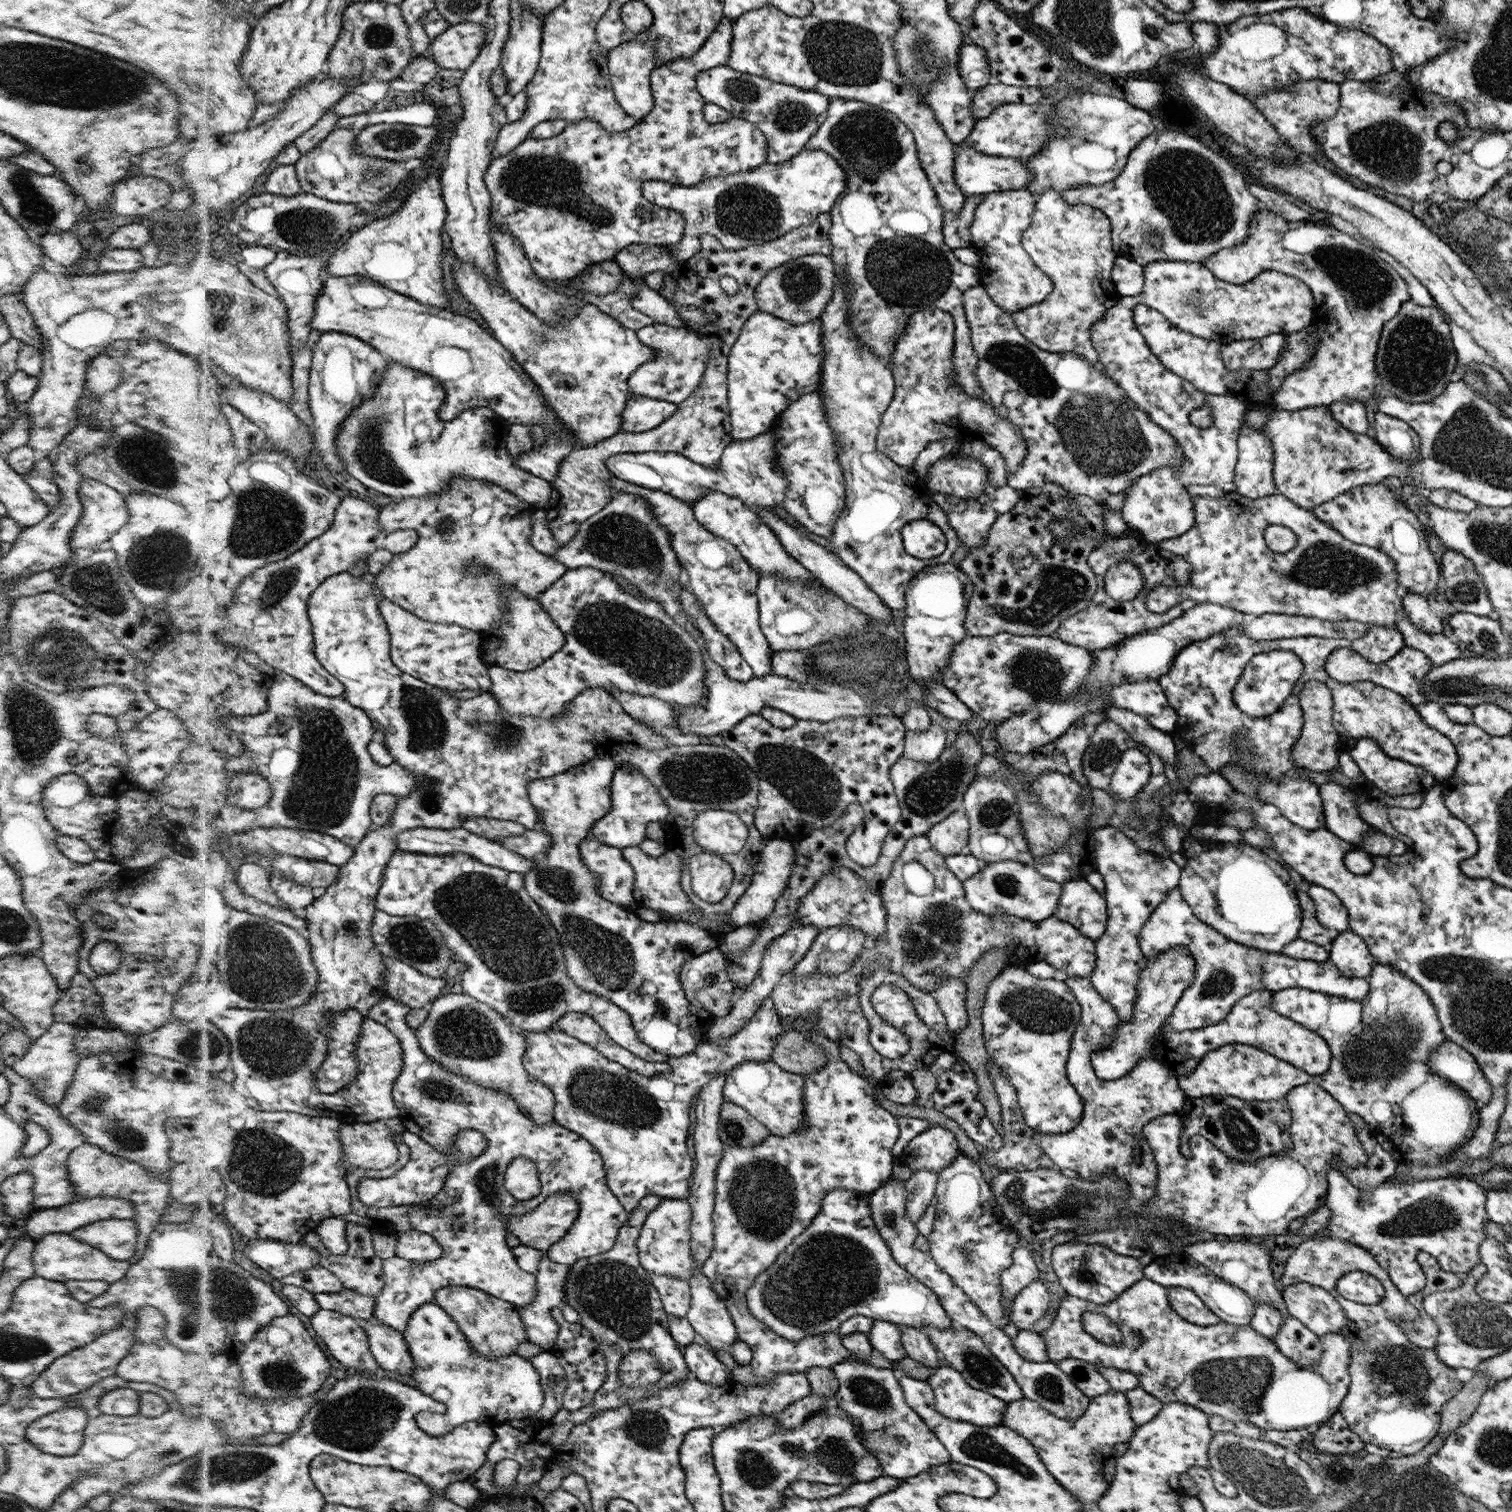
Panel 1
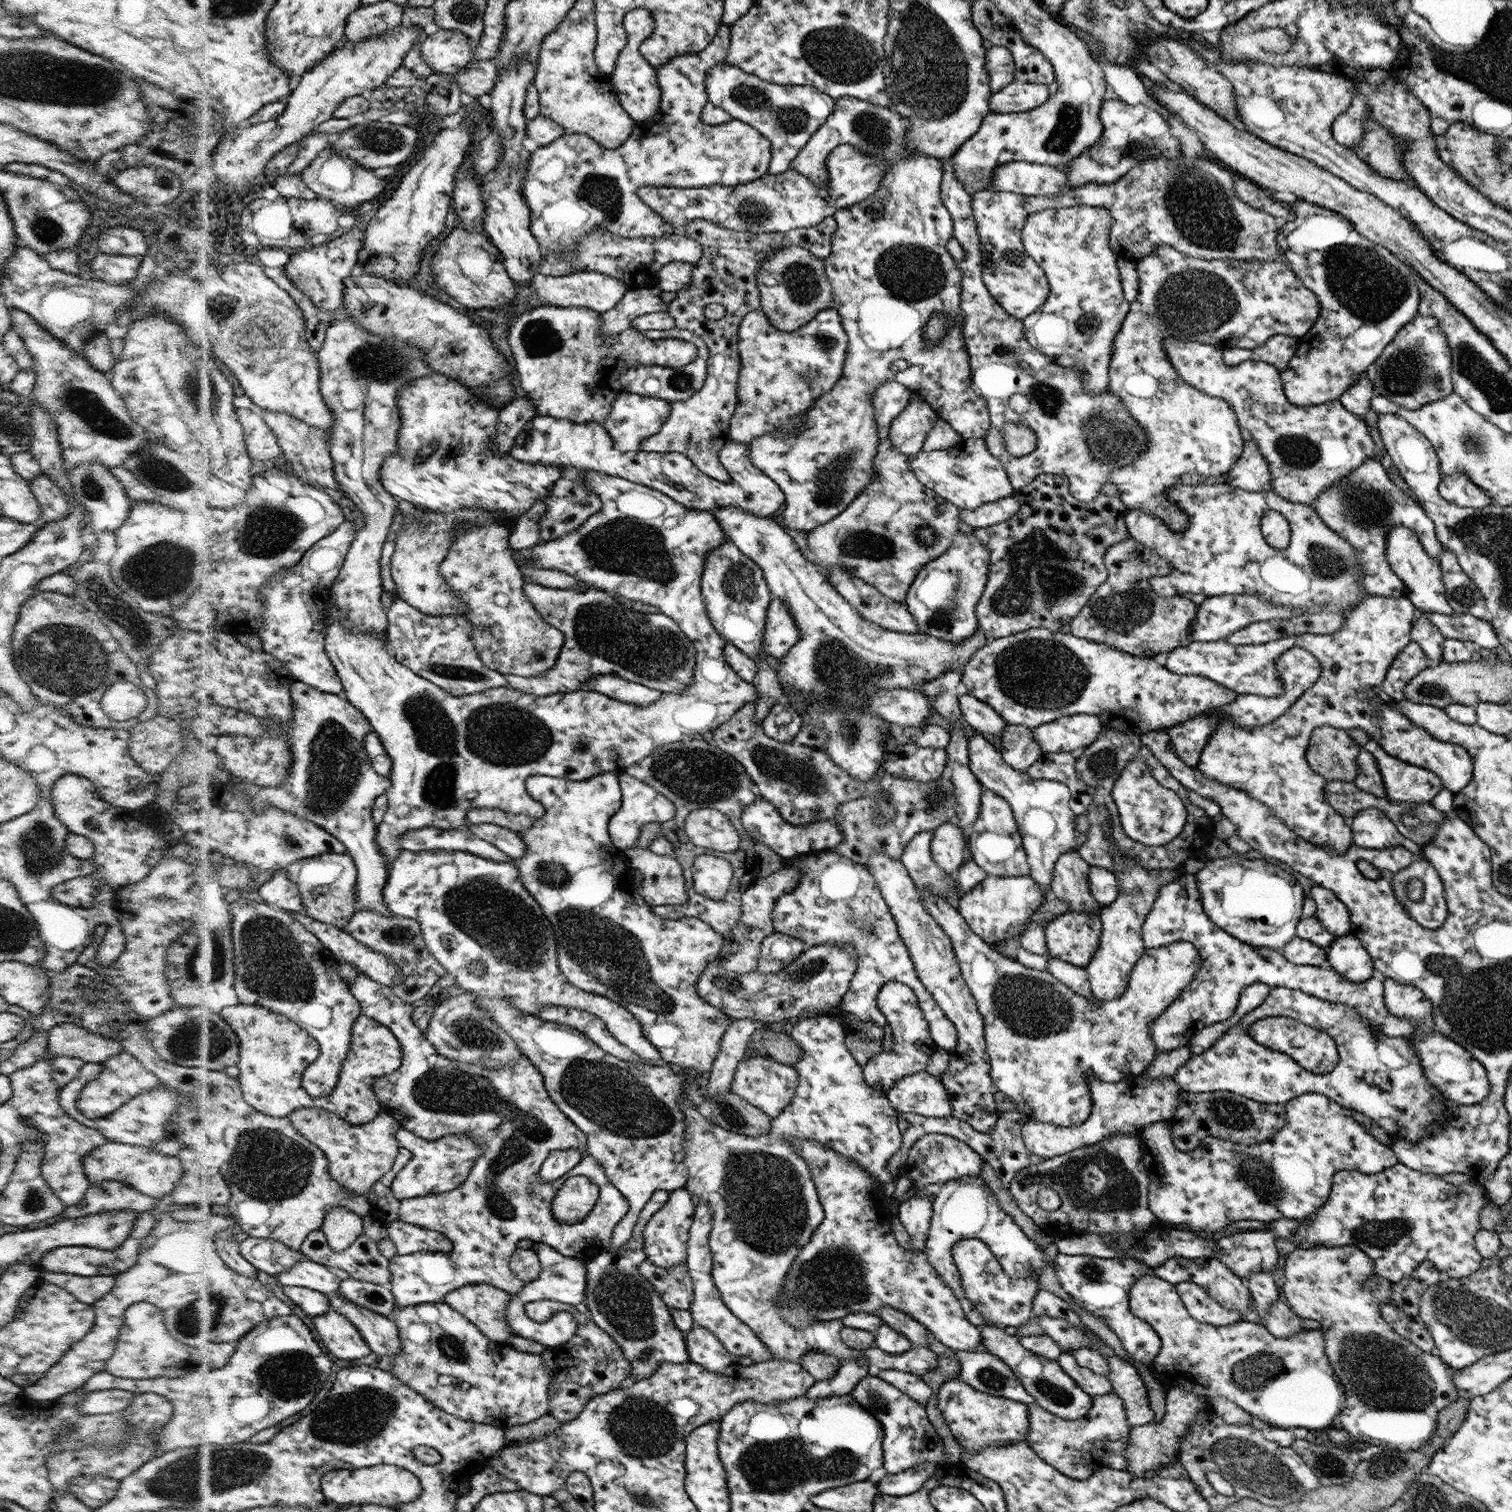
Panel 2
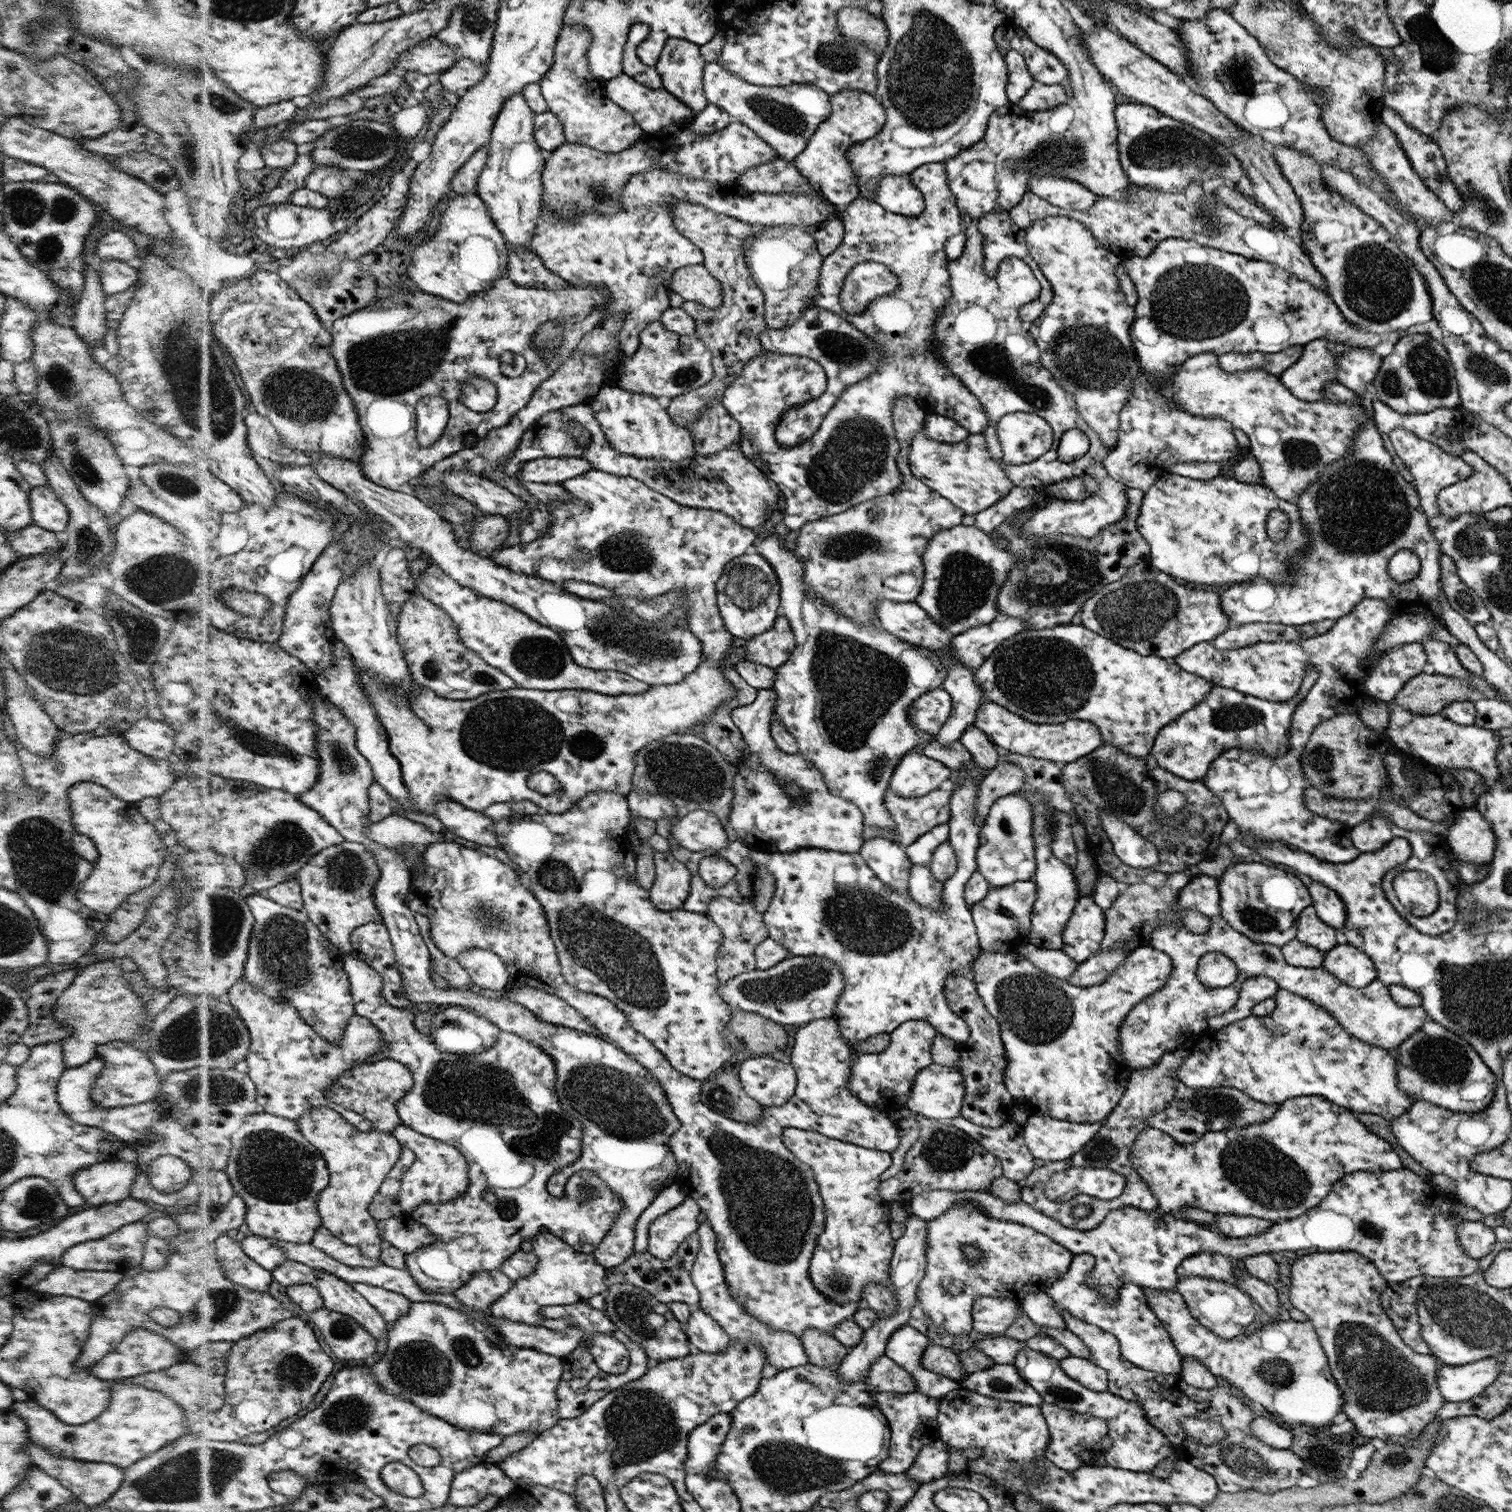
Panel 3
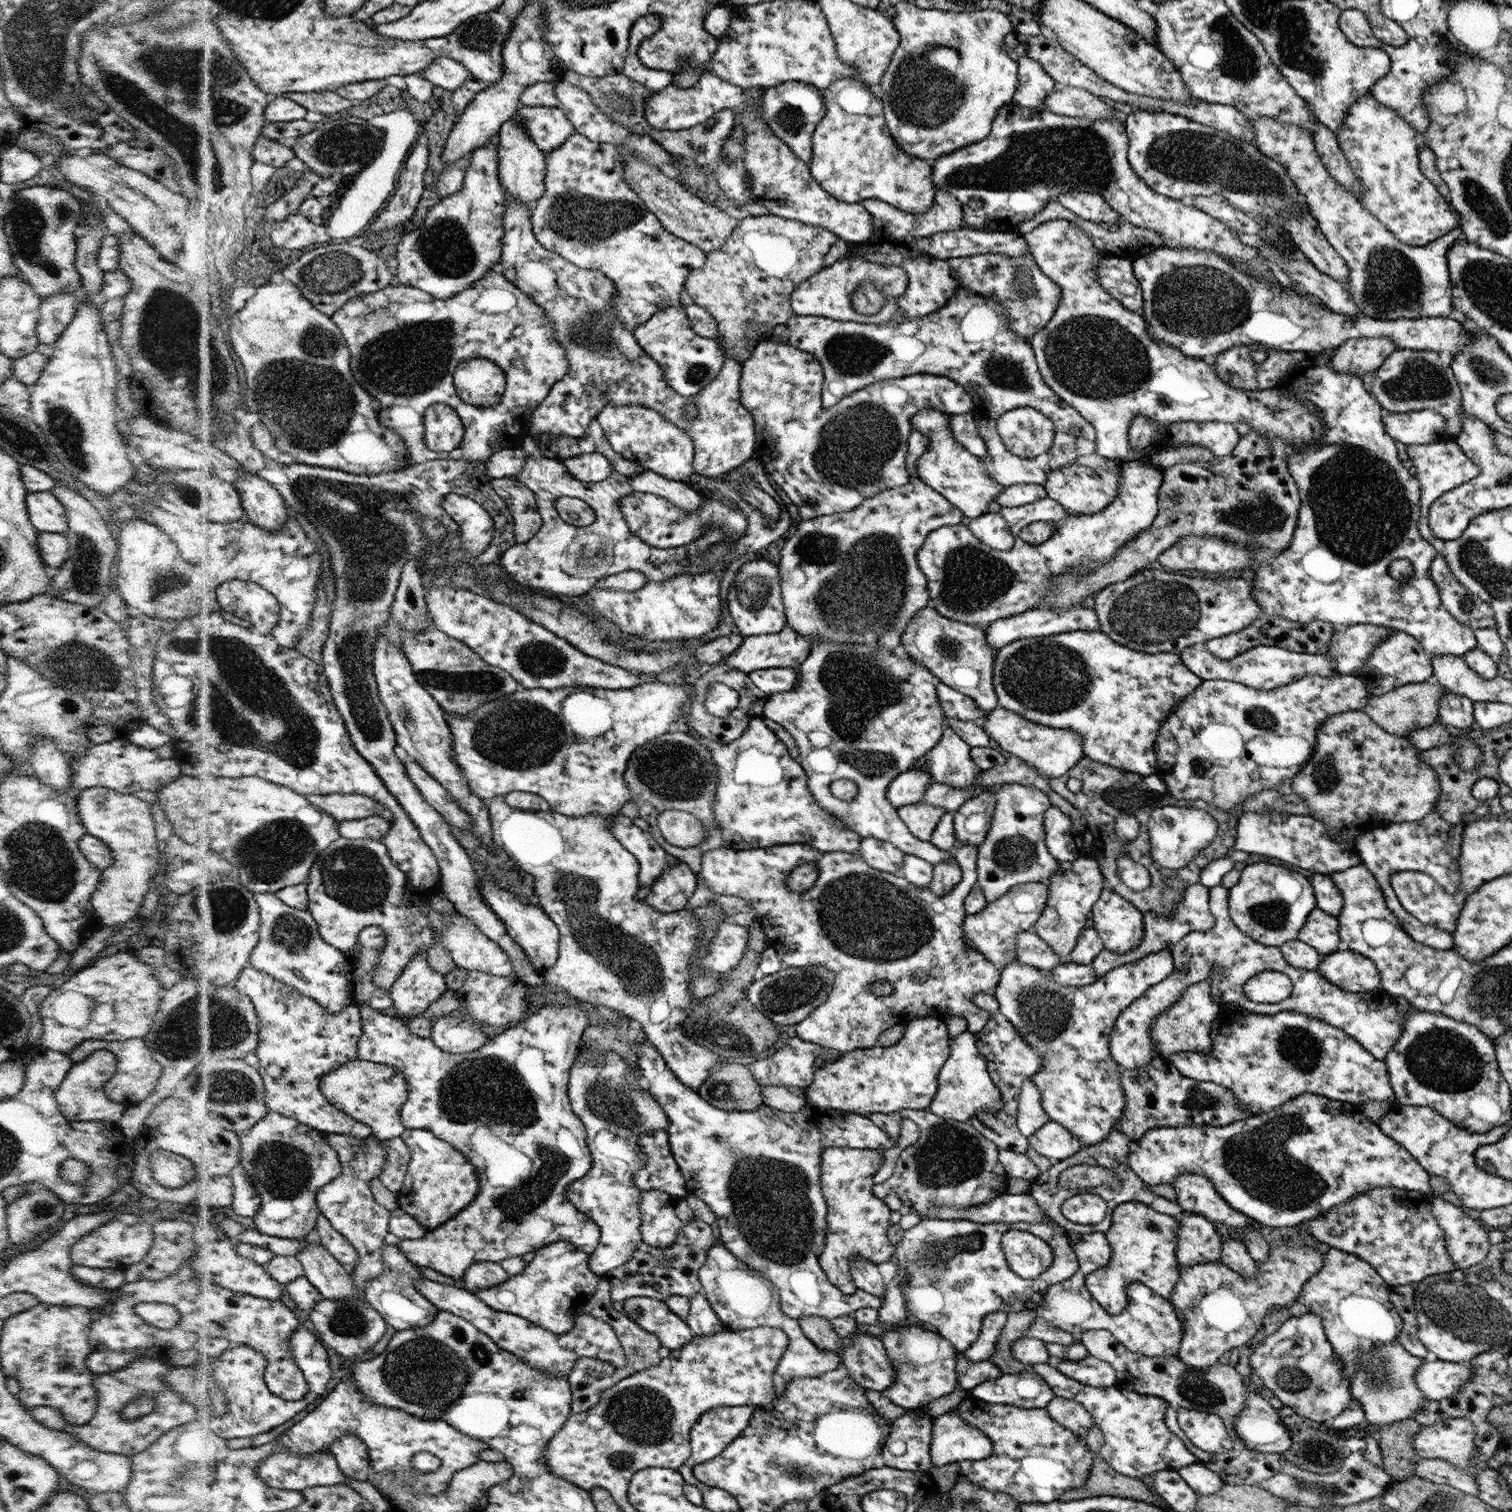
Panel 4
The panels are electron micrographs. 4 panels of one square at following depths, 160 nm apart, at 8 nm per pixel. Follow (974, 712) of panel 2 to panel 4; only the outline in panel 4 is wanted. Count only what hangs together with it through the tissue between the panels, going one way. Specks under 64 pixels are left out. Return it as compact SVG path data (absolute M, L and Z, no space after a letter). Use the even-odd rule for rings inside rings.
M1000 706L991 710L990 716L981 725L1004 751L1026 761L1050 780L1065 775L1084 757L1082 737L1079 732L1042 726Z

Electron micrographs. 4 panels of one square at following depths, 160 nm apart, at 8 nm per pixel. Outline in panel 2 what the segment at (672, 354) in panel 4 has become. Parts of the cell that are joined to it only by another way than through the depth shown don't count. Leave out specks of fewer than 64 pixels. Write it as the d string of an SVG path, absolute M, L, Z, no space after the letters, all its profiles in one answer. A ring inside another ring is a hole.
M676 327L669 330L647 330L643 331L643 333L650 340L676 339L690 342L697 346L698 355L686 367L668 368L667 365L656 364L640 364L639 366L630 367L619 380L624 392L639 394L640 396L652 396L672 402L690 399L692 395L704 387L708 376L710 349L707 347L707 343L703 337L696 336L694 332Z

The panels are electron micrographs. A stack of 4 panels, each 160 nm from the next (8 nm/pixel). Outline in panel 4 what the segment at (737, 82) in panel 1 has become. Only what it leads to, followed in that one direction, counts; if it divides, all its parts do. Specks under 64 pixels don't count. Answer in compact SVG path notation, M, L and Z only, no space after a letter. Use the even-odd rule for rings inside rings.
M709 67L704 71L697 83L689 88L677 87L675 84L655 91L645 100L644 114L648 124L660 131L682 131L709 122L713 114L722 108L731 108L735 112L743 110L749 98L745 89L730 84L723 77L716 76ZM788 81L778 86L770 87L764 92L761 116L767 121L767 126L780 140L787 142L788 146L795 152L796 156L802 158L810 165L812 160L812 133L816 125L827 114L827 103L821 89L817 89L810 83Z

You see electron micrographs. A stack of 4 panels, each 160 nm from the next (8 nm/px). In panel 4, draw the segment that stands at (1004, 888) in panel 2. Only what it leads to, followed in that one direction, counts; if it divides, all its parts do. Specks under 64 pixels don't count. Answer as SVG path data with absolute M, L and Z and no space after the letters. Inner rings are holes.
M1048 882L1024 883L1012 888L1003 898L987 902L980 912L966 916L963 927L967 934L967 946L981 952L999 968L1016 962L1018 960L1018 934L1031 930L1035 926L1050 897L1051 886Z

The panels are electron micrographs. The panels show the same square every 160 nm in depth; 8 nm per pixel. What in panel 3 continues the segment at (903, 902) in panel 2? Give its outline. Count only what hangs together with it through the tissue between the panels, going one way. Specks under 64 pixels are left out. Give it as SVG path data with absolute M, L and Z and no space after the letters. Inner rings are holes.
M876 837L864 840L858 853L877 873L880 880L890 884L902 897L909 895L912 860L902 845ZM960 973L950 975L945 980L943 993L948 1006L963 1017L964 1022L969 1024L971 1029L970 1038L960 1044L960 1063L957 1064L966 1087L961 1118L984 1128L1002 1128L1006 1122L1013 1120L1012 1109L1014 1109L1015 1100L1004 1084L1008 1056L1002 1039L1001 1025L998 1019L987 1011L987 1005L979 995L974 980L963 977Z

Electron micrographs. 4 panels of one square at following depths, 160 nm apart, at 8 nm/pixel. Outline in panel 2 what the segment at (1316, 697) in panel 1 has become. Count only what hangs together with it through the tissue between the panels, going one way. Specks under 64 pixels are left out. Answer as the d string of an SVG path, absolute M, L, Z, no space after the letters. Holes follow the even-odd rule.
M1331 725L1316 727L1311 736L1311 744L1307 748L1307 761L1311 768L1328 782L1344 781L1354 782L1359 776L1359 756L1364 751L1356 745L1354 737L1347 730L1338 730Z

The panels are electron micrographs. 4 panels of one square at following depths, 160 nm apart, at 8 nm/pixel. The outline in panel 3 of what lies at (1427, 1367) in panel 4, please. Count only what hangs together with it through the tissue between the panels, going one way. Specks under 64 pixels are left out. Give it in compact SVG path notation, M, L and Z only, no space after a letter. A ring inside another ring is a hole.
M1488 1357L1460 1367L1443 1365L1436 1371L1438 1388L1447 1401L1470 1400L1496 1380L1500 1369L1500 1357Z

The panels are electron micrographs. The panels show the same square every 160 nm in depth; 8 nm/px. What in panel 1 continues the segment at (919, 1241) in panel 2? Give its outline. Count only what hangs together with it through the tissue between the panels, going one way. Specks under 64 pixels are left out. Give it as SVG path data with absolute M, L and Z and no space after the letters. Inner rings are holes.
M916 1170L905 1182L907 1189L907 1215L918 1226L926 1207L934 1200L939 1174L930 1170Z

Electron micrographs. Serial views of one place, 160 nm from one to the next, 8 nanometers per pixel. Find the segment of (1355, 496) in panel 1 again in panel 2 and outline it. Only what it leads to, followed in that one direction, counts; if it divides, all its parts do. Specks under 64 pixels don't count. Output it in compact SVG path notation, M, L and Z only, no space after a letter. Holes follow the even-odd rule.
M1394 525L1387 534L1386 560L1390 568L1404 581L1407 594L1416 609L1425 613L1440 613L1446 616L1456 616L1445 595L1441 568L1424 549L1418 535L1407 526Z

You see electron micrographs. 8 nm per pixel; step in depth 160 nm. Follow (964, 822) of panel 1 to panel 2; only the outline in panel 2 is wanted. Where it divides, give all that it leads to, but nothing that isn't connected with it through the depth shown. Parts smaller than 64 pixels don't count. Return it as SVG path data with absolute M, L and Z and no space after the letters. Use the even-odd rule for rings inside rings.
M955 822L944 823L935 828L931 840L931 855L944 872L954 875L966 859L965 849L968 846L964 830Z

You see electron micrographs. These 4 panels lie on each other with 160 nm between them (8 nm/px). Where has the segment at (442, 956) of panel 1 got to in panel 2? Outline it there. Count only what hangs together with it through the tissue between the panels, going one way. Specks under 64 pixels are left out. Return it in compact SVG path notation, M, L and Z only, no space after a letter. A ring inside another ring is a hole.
M361 908L348 925L348 931L370 949L390 955L401 966L405 981L392 988L402 1000L416 1005L424 1003L436 982L448 974L446 966L432 954L419 920L396 915L384 916L381 912Z

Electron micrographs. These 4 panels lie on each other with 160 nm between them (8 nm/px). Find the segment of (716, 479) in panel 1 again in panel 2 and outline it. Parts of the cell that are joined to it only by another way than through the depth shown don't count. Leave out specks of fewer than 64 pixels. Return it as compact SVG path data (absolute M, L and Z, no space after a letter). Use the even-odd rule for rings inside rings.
M550 416L534 417L523 428L521 437L516 437L510 450L512 458L530 464L564 464L583 471L607 473L624 480L648 485L667 493L675 501L696 511L713 511L722 507L740 507L746 512L768 517L786 502L780 485L763 470L756 468L751 460L747 443L728 441L719 459L730 473L729 481L716 480L704 473L688 456L681 452L622 452L614 445L608 431L596 422L578 424L569 418Z

